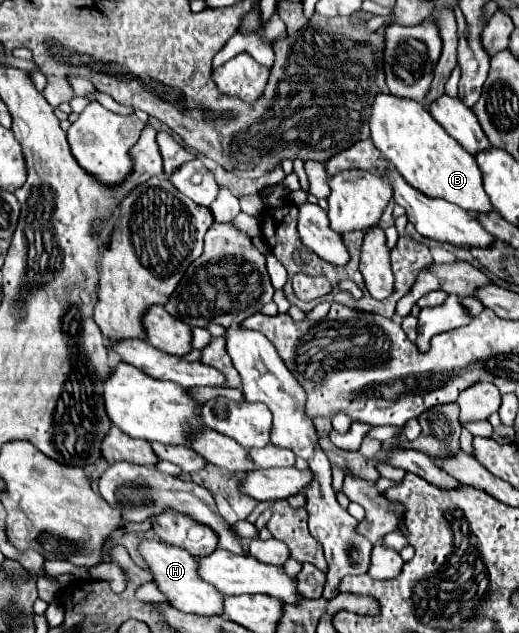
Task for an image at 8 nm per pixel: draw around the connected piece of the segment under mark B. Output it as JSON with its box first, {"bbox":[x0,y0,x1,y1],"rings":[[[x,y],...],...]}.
{"bbox":[369,95,495,215],"rings":[[[377,95],[375,103],[371,107],[371,123],[369,125],[371,125],[371,139],[373,139],[375,147],[397,167],[401,177],[411,187],[415,187],[423,195],[431,195],[433,199],[445,199],[449,203],[455,203],[461,209],[471,211],[471,213],[487,215],[487,213],[495,211],[495,207],[491,205],[491,201],[483,189],[481,171],[479,171],[475,159],[467,151],[463,151],[463,147],[459,147],[459,143],[417,101],[399,99],[395,95]]]}

